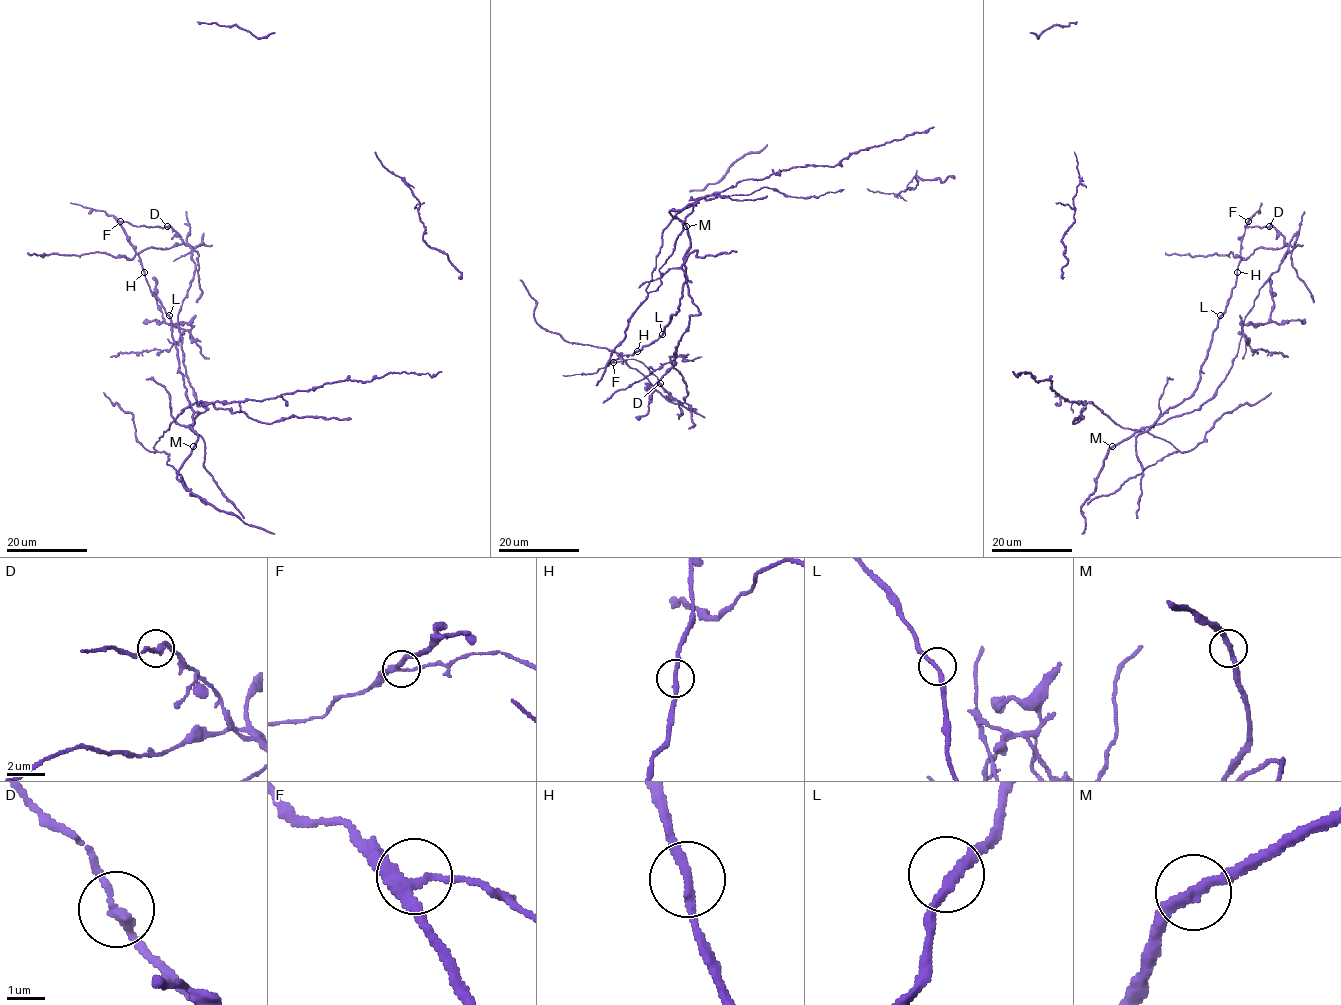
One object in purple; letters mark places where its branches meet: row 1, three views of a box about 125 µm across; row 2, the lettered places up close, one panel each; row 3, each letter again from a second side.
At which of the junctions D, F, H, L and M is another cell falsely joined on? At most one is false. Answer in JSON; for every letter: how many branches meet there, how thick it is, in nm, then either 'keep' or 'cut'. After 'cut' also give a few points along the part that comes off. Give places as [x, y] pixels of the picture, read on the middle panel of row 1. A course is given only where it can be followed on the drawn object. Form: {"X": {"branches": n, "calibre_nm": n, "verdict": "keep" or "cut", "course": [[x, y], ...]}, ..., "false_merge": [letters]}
{"D": {"branches": 2, "calibre_nm": 240, "verdict": "cut"}, "F": {"branches": 3, "calibre_nm": 260, "verdict": "keep"}, "H": {"branches": 2, "calibre_nm": 240, "verdict": "keep"}, "L": {"branches": 2, "calibre_nm": 240, "verdict": "keep"}, "M": {"branches": 2, "calibre_nm": 260, "verdict": "keep"}, "false_merge": ["D"]}

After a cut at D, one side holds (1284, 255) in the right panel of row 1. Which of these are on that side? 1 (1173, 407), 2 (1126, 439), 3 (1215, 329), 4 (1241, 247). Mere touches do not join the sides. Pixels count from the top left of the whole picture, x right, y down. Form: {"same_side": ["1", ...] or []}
{"same_side": []}

